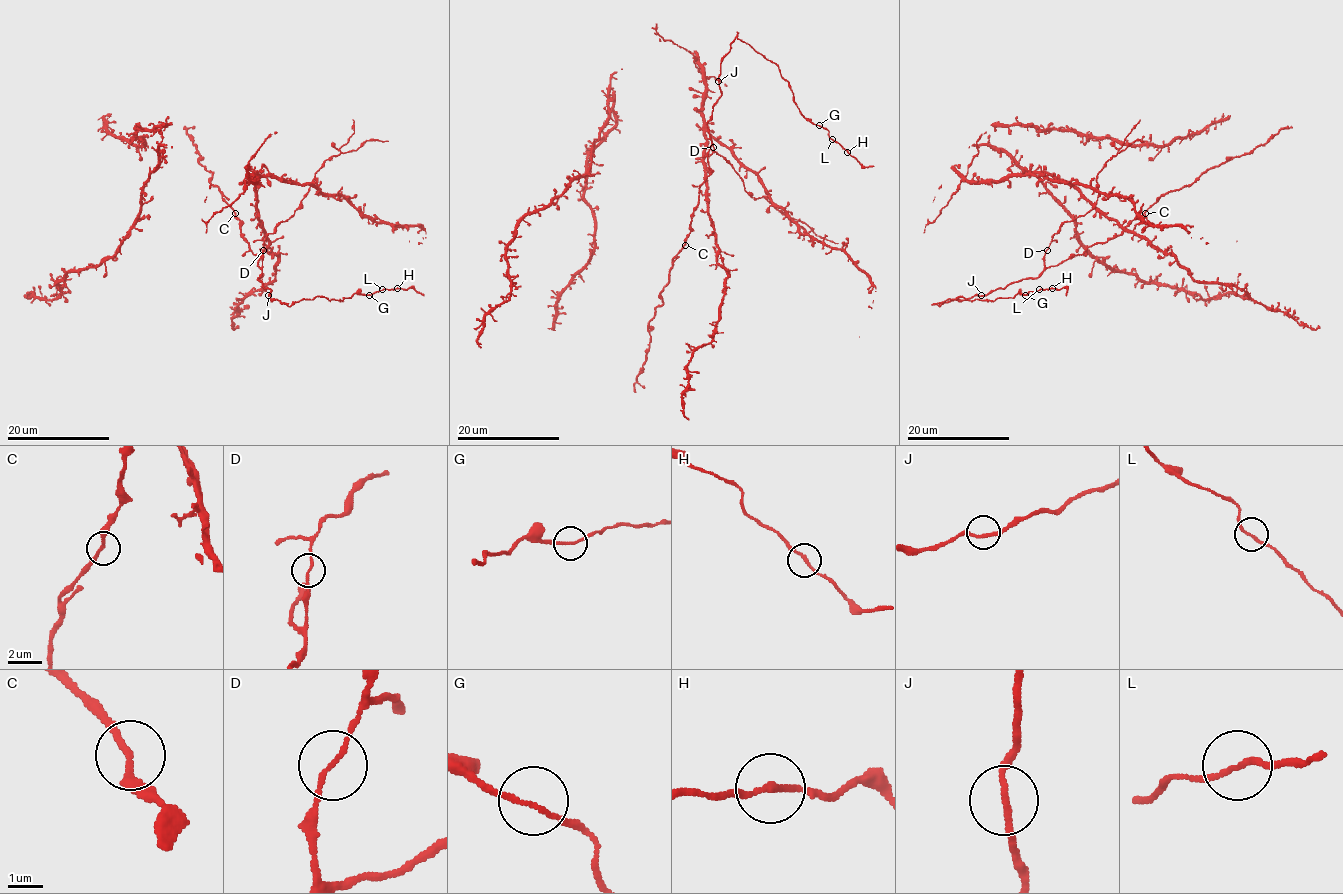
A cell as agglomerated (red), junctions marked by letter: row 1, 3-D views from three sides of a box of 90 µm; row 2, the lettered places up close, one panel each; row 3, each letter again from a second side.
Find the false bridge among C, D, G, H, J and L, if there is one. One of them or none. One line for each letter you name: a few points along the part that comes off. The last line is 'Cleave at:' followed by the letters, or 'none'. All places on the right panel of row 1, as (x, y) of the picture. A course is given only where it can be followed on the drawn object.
Cleave at: none

